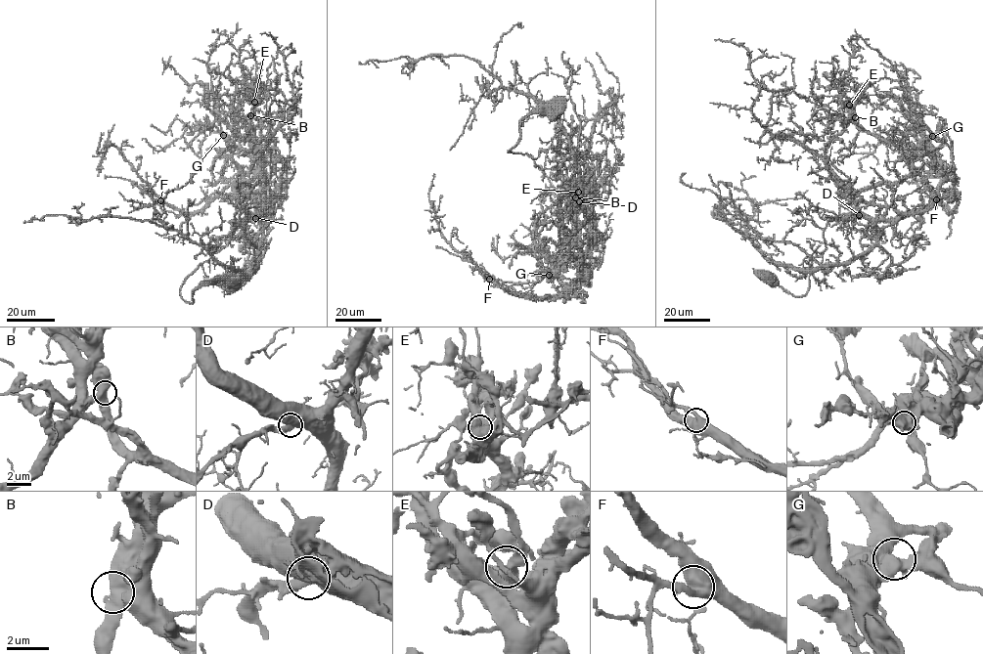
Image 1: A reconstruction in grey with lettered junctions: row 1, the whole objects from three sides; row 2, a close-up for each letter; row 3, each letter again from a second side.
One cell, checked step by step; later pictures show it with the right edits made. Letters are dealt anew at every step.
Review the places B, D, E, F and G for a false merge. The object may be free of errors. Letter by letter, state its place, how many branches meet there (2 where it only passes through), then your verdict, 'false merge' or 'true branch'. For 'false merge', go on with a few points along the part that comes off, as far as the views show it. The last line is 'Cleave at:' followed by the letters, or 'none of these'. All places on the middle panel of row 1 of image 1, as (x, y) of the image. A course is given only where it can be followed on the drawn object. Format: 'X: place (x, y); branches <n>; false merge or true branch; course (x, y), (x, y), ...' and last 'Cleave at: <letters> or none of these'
B: place (575, 197); branches 2; true branch
D: place (579, 201); branches 2; true branch
E: place (578, 192); branches 2; true branch
F: place (489, 279); branches 2; true branch
G: place (549, 275); branches 2; true branch
Cleave at: none of these

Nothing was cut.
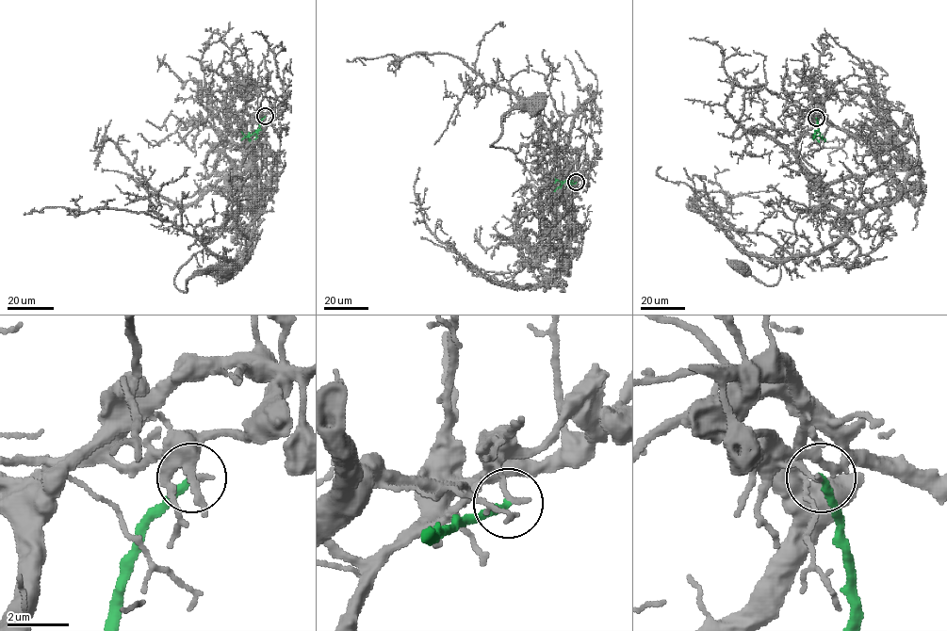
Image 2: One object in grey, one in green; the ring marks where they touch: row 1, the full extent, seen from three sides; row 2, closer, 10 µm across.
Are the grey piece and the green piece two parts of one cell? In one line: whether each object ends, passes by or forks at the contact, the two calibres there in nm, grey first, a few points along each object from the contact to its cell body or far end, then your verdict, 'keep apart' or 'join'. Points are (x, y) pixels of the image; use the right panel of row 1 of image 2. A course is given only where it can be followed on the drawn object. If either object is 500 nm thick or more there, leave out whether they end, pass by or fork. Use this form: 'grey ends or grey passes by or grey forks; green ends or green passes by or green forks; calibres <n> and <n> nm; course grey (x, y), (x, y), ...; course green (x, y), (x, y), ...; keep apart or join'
grey ends; green ends; calibres 190 and 240 nm; course grey (816, 118), (796, 152), (826, 208), (798, 214), (797, 240), (782, 250), (775, 283), (738, 266); course green (816, 118), (818, 130), (815, 135), (825, 140); keep apart

